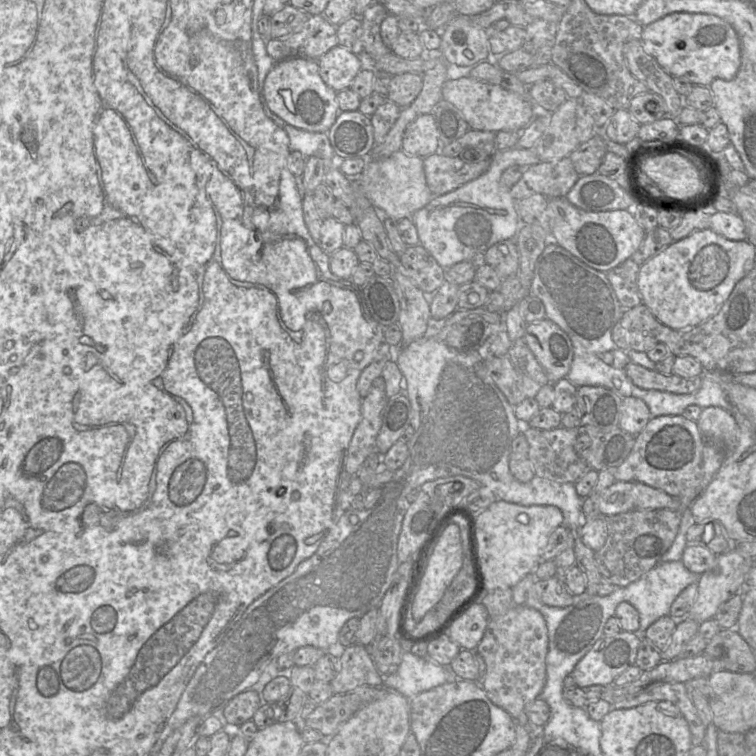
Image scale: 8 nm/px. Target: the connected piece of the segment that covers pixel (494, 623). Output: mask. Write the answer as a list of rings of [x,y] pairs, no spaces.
[[[512,606],[505,614],[489,619],[483,638],[479,642],[475,652],[482,656],[486,664],[486,672],[483,676],[483,679],[480,680],[479,682],[480,686],[483,688],[483,690],[485,691],[486,695],[491,700],[491,702],[495,704],[496,706],[502,708],[503,710],[507,711],[512,716],[512,718],[516,721],[517,724],[521,724],[526,729],[528,729],[528,731],[532,733],[532,739],[533,739],[533,736],[535,736],[536,731],[539,729],[530,725],[528,718],[524,712],[524,708],[528,703],[532,702],[533,700],[537,699],[540,696],[545,685],[546,655],[548,652],[548,630],[547,630],[547,624],[543,615],[536,609],[533,609],[530,607]]]

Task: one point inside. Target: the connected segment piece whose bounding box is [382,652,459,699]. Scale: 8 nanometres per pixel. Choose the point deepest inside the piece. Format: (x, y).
(415, 675)

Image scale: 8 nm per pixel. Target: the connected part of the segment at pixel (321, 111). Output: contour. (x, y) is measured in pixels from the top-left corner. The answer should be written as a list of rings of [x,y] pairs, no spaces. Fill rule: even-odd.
[[[292,57],[279,62],[273,66],[265,78],[264,96],[269,109],[283,119],[286,123],[310,132],[328,132],[334,124],[340,111],[337,92],[327,86],[319,74],[318,60]]]

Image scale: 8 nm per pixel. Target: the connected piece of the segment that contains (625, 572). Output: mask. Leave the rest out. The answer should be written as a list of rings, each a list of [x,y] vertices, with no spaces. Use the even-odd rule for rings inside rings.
[[[669,508],[631,510],[604,517],[607,539],[603,547],[594,552],[595,562],[602,577],[615,586],[623,587],[651,570],[673,544],[681,519],[681,511]]]

